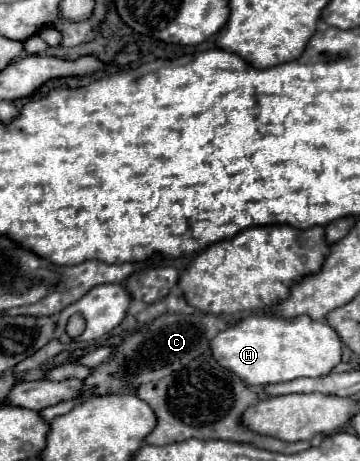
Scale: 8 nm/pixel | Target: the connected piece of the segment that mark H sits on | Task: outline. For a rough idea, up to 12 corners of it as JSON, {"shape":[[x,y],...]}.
{"shape":[[252,313],[212,355],[246,385],[326,377],[342,341],[326,321]]}

